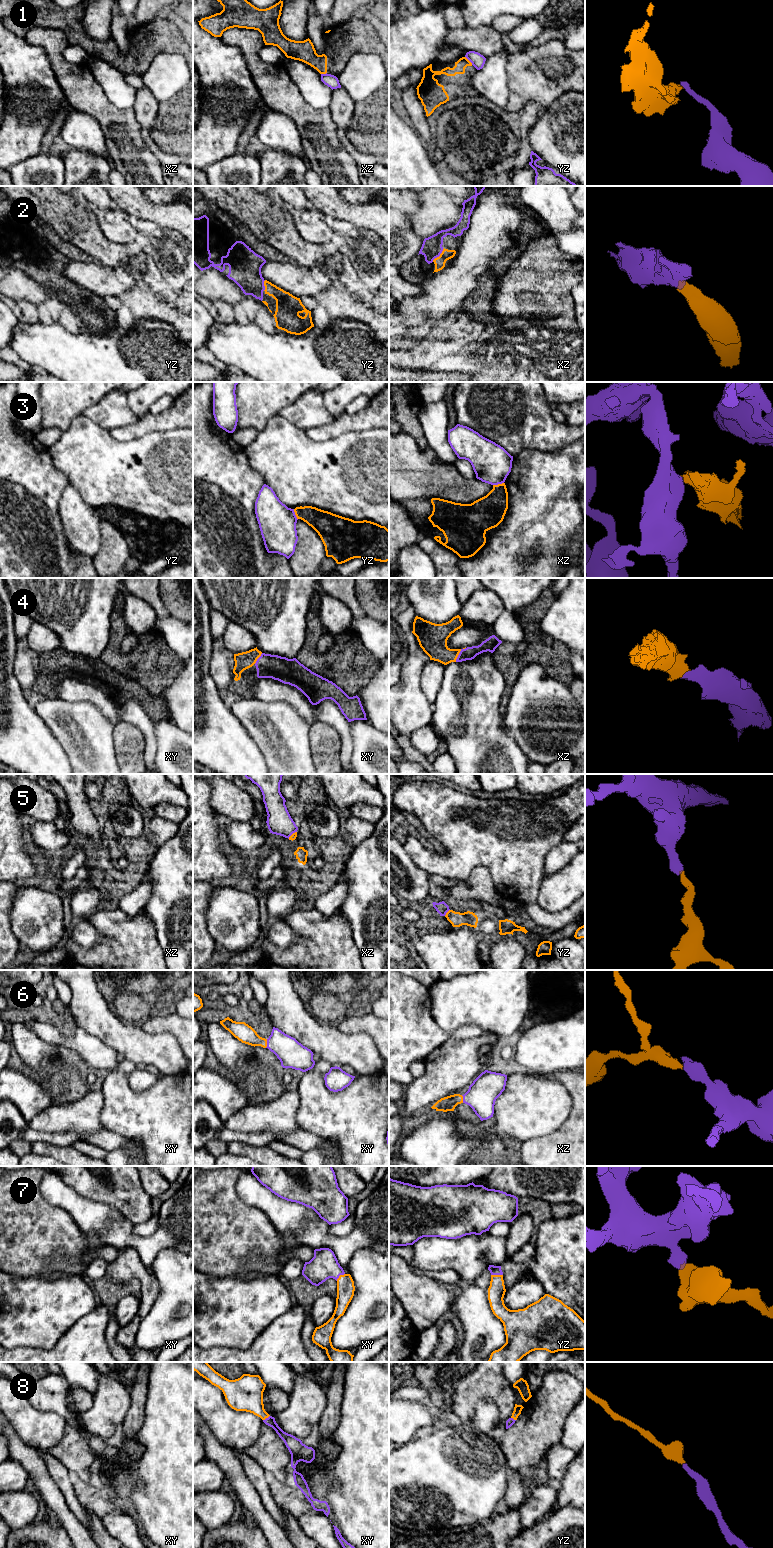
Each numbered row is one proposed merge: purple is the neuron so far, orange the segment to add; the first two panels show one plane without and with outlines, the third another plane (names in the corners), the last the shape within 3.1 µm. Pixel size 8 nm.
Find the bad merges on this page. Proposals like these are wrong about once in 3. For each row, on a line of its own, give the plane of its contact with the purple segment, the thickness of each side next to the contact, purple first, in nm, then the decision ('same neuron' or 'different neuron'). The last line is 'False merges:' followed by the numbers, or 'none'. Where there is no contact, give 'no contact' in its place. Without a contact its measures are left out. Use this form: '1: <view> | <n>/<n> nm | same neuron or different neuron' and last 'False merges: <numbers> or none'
1: yz | 110/90 nm | different neuron
2: xz | 160/90 nm | same neuron
3: xz | 300/260 nm | different neuron
4: xz | 110/240 nm | same neuron
5: yz | 100/120 nm | same neuron
6: xy | 220/150 nm | same neuron
7: yz | 80/140 nm | same neuron
8: xy | 90/280 nm | same neuron
False merges: 1, 3

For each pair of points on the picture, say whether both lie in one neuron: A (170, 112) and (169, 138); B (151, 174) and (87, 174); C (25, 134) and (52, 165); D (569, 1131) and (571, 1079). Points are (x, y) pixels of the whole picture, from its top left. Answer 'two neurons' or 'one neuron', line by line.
A: one neuron
B: two neurons
C: two neurons
D: one neuron

